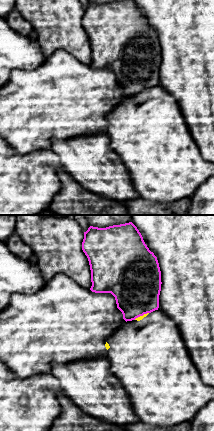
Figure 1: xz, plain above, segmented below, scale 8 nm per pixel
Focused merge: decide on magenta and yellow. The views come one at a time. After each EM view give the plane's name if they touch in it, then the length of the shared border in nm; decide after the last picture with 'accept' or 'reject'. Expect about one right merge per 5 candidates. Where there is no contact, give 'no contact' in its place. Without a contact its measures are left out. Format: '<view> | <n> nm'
xz | 130 nm

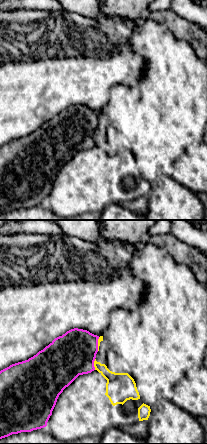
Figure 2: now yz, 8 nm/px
yz | 90 nm

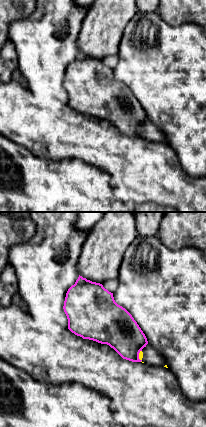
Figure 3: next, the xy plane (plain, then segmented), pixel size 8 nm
xy | 100 nm

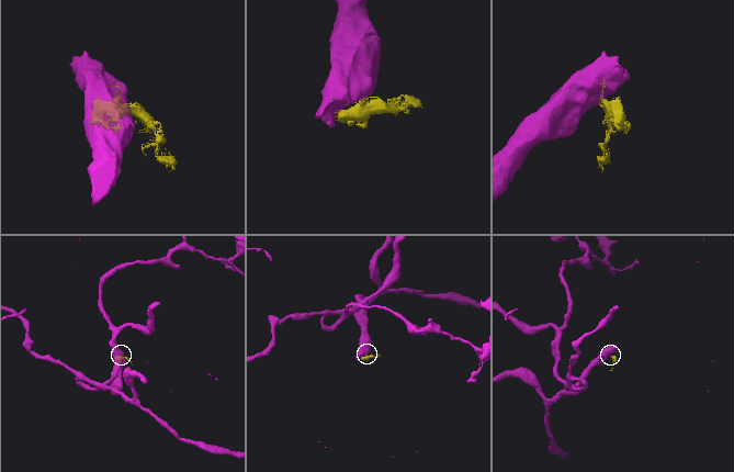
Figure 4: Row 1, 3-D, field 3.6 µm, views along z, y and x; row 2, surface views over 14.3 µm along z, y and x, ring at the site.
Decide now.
reject

